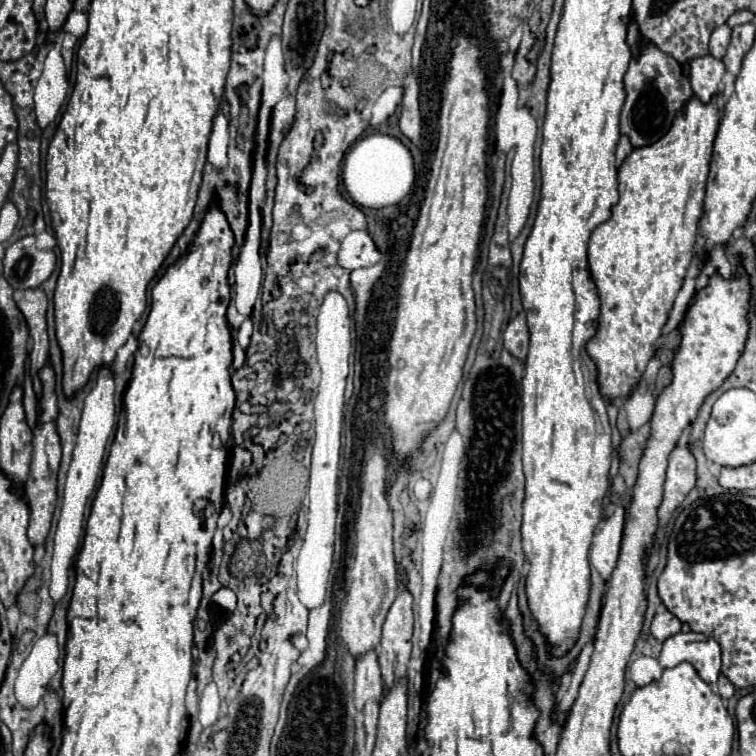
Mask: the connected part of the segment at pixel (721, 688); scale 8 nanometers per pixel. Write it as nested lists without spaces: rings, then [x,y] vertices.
[[[719,677],[719,681],[717,681],[717,691],[719,691],[719,695],[723,697],[723,699],[729,699],[729,697],[733,697],[733,693],[735,693],[735,687],[733,687],[733,683],[727,679],[727,677]]]

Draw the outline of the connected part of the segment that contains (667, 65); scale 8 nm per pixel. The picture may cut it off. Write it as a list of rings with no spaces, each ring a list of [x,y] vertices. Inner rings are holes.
[[[629,23],[627,41],[631,43],[633,59],[623,81],[627,99],[621,111],[621,133],[631,139],[633,147],[643,147],[655,143],[667,133],[667,127],[671,127],[675,111],[679,111],[679,107],[687,103],[687,99],[693,95],[693,89],[689,85],[689,79],[683,77],[681,65],[675,59],[663,55],[657,47],[643,47],[643,49],[639,47],[639,31],[635,23]]]

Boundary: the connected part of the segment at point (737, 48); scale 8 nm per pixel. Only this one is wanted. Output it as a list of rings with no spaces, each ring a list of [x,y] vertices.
[[[745,23],[745,25],[733,27],[731,43],[729,43],[727,55],[723,57],[723,63],[725,63],[727,71],[731,71],[733,75],[737,75],[741,71],[743,57],[753,47],[753,41],[755,41],[755,25],[753,23]]]

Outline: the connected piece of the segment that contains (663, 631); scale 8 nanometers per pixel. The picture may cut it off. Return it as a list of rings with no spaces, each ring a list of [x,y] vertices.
[[[669,611],[657,613],[653,623],[651,623],[651,633],[659,641],[665,641],[665,639],[669,639],[671,635],[675,635],[679,631],[681,631],[681,621],[675,615],[671,615]]]

